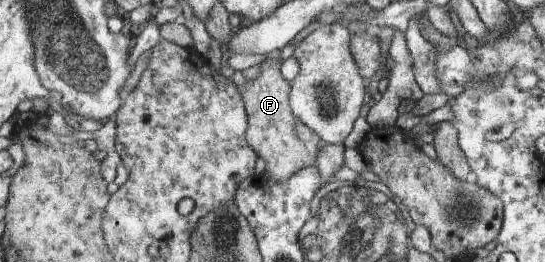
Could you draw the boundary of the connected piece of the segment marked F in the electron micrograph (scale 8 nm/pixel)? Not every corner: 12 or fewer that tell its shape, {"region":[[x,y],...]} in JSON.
{"region":[[278,52],[239,88],[247,140],[274,182],[315,166],[320,136],[290,108]]}

